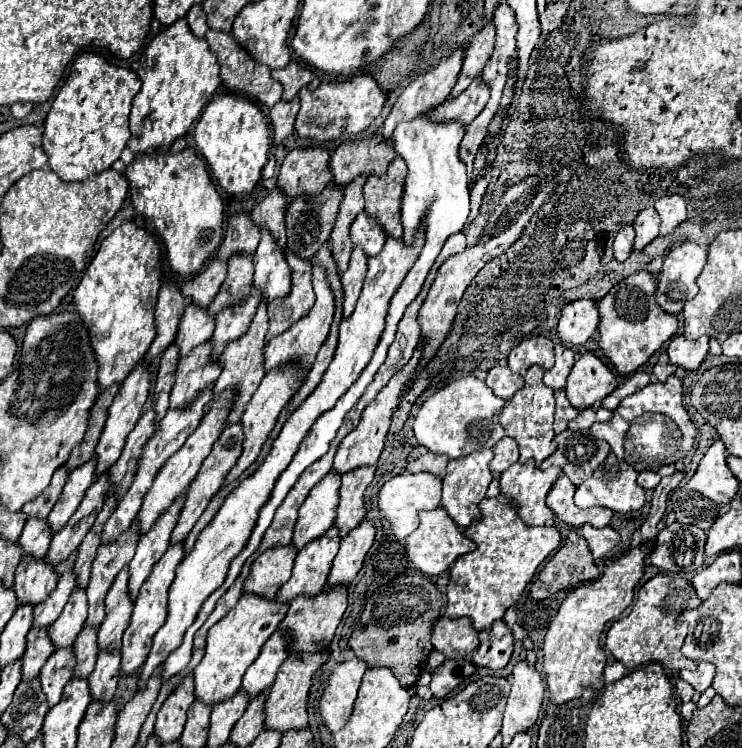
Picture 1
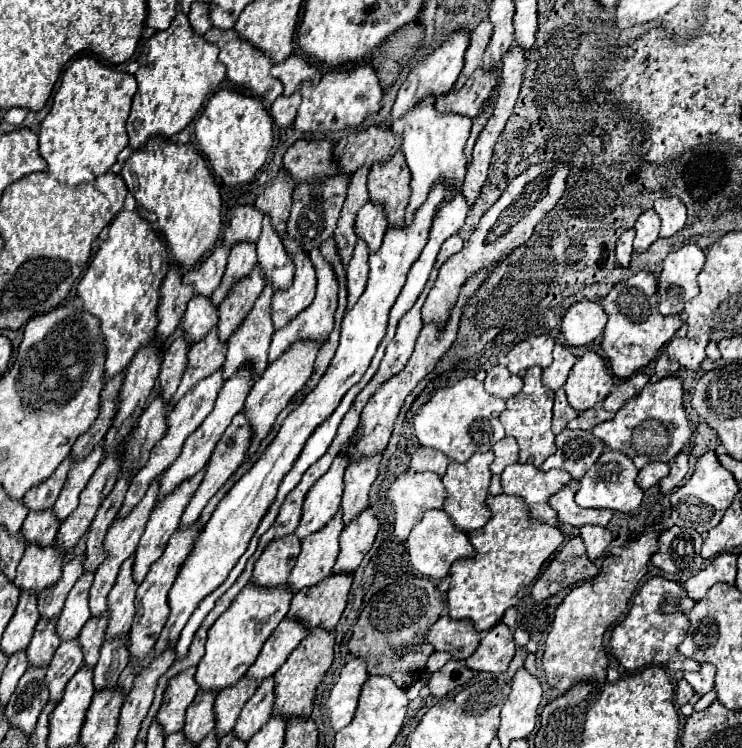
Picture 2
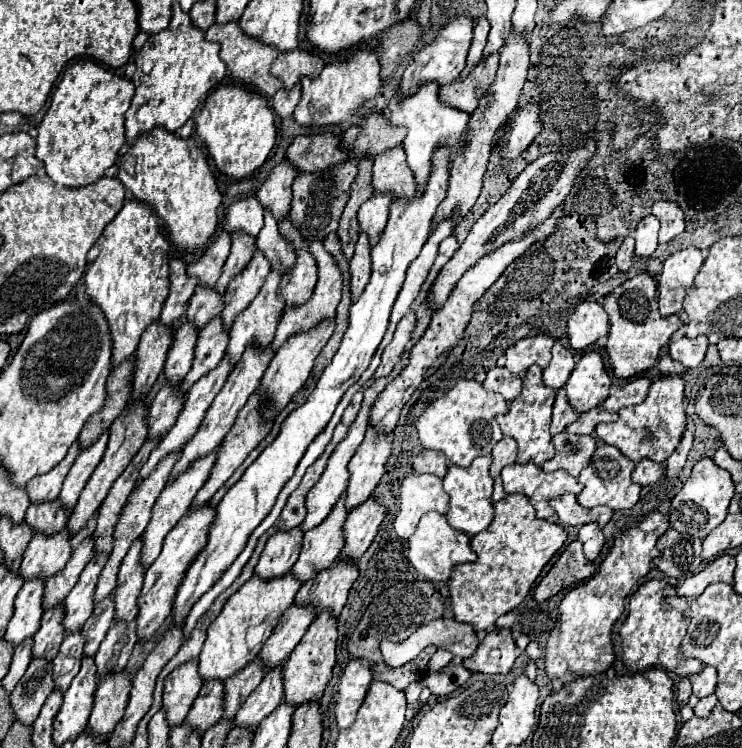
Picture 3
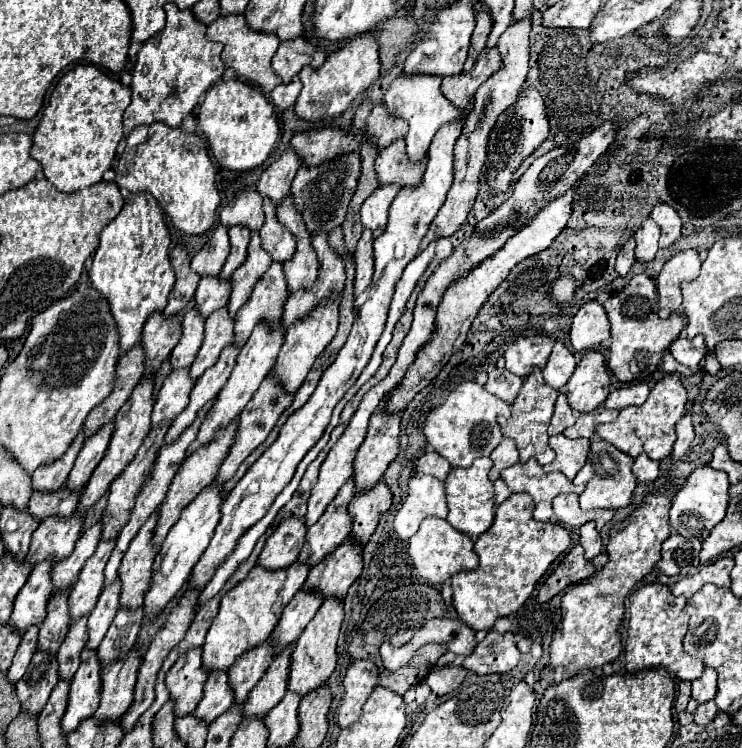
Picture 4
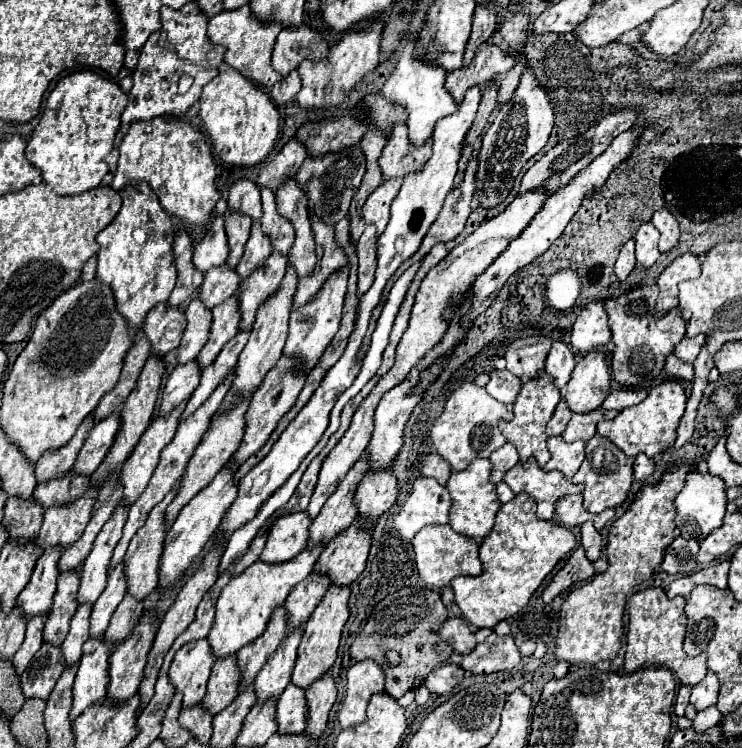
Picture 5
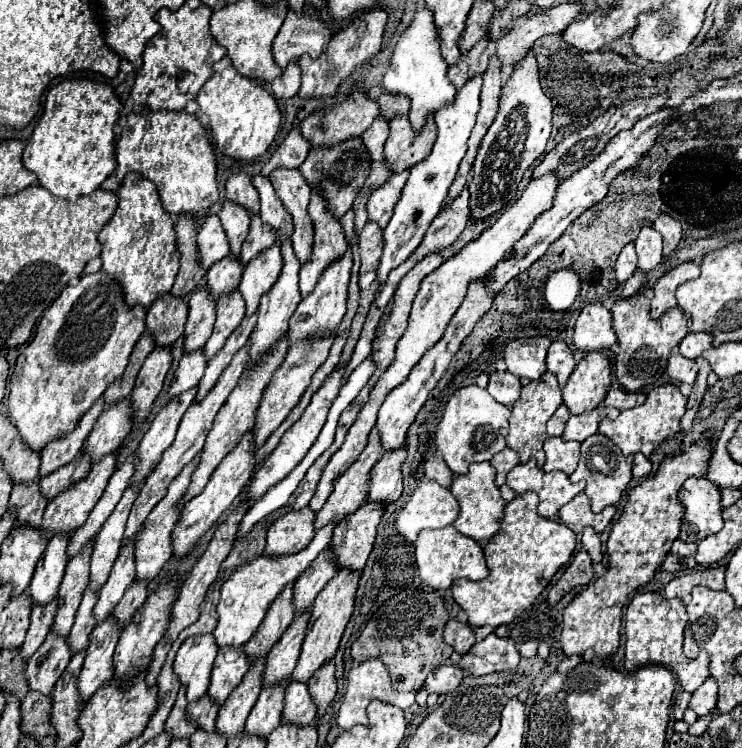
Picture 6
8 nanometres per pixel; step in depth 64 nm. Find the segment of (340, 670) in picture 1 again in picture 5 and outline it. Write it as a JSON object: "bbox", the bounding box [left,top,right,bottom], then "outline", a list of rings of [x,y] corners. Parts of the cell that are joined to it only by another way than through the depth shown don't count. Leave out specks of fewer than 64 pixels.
{"bbox":[338,660,384,728],"outline":[[[364,660],[354,664],[348,670],[346,696],[342,708],[338,712],[338,720],[342,728],[350,728],[358,722],[366,720],[366,706],[372,694],[384,694],[384,670],[376,660]]]}

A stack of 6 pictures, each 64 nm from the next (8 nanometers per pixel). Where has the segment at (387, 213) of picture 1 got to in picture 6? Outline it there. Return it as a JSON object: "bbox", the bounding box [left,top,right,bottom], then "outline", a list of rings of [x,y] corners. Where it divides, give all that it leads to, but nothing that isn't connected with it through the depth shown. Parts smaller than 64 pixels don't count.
{"bbox":[384,116,436,172],"outline":[[[394,116],[390,120],[390,136],[386,140],[384,156],[392,172],[412,168],[416,162],[428,156],[436,142],[436,124],[432,116],[428,118],[428,124],[424,124],[420,132],[412,128],[408,116]]]}

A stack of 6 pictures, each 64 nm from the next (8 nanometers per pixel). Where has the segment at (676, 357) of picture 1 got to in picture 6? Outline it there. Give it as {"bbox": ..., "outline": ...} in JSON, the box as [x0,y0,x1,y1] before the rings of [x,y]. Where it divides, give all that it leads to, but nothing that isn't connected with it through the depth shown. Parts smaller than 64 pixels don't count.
{"bbox":[680,332,712,358],"outline":[[[690,332],[680,342],[680,354],[686,358],[698,358],[704,350],[712,346],[712,334],[710,332]]]}

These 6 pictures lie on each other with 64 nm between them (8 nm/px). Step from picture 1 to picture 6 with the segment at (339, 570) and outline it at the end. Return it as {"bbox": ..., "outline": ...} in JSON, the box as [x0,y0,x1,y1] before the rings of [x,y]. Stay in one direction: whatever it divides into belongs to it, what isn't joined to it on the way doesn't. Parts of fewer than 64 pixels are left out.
{"bbox":[368,446,406,502],"outline":[[[406,446],[382,454],[382,458],[372,468],[368,500],[396,502],[402,494],[402,464],[406,460]]]}

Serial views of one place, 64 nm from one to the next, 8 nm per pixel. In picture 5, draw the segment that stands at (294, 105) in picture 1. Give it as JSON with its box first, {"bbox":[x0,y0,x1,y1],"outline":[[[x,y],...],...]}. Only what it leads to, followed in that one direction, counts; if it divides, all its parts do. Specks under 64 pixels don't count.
{"bbox":[270,70,300,104],"outline":[[[292,70],[288,76],[284,76],[270,88],[270,96],[276,104],[286,104],[296,98],[298,90],[300,90],[300,76],[296,70]]]}

